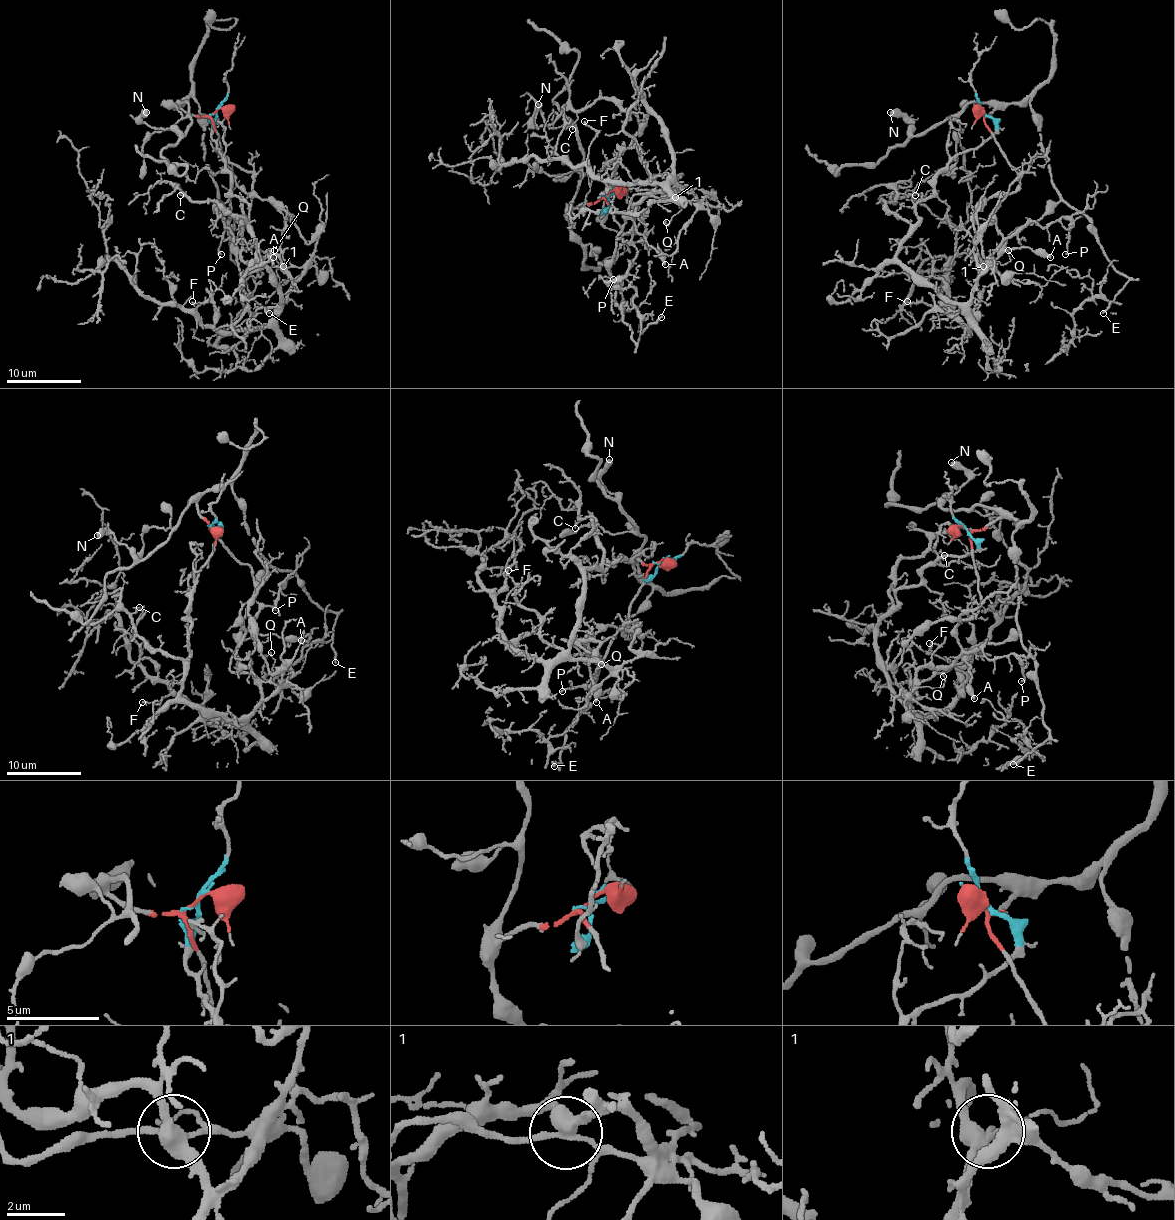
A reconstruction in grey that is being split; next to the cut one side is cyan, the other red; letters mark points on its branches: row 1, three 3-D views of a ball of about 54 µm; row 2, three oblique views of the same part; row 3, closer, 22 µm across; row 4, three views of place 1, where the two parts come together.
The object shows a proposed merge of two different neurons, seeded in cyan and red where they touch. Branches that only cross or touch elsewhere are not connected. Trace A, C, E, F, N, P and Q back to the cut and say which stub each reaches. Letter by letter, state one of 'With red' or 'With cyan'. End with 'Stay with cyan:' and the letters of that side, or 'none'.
A: With red
C: With cyan
E: With red
F: With cyan
N: With red
P: With cyan
Q: With red
Stay with cyan: C, F, P

